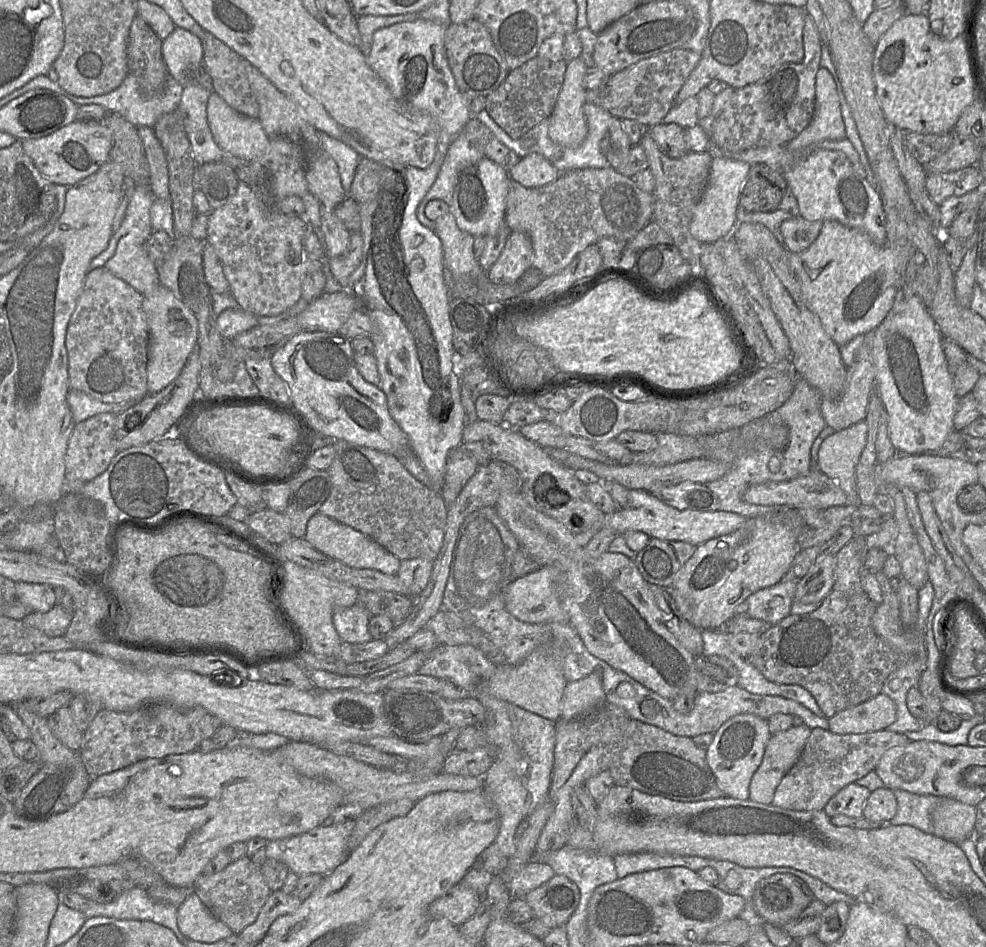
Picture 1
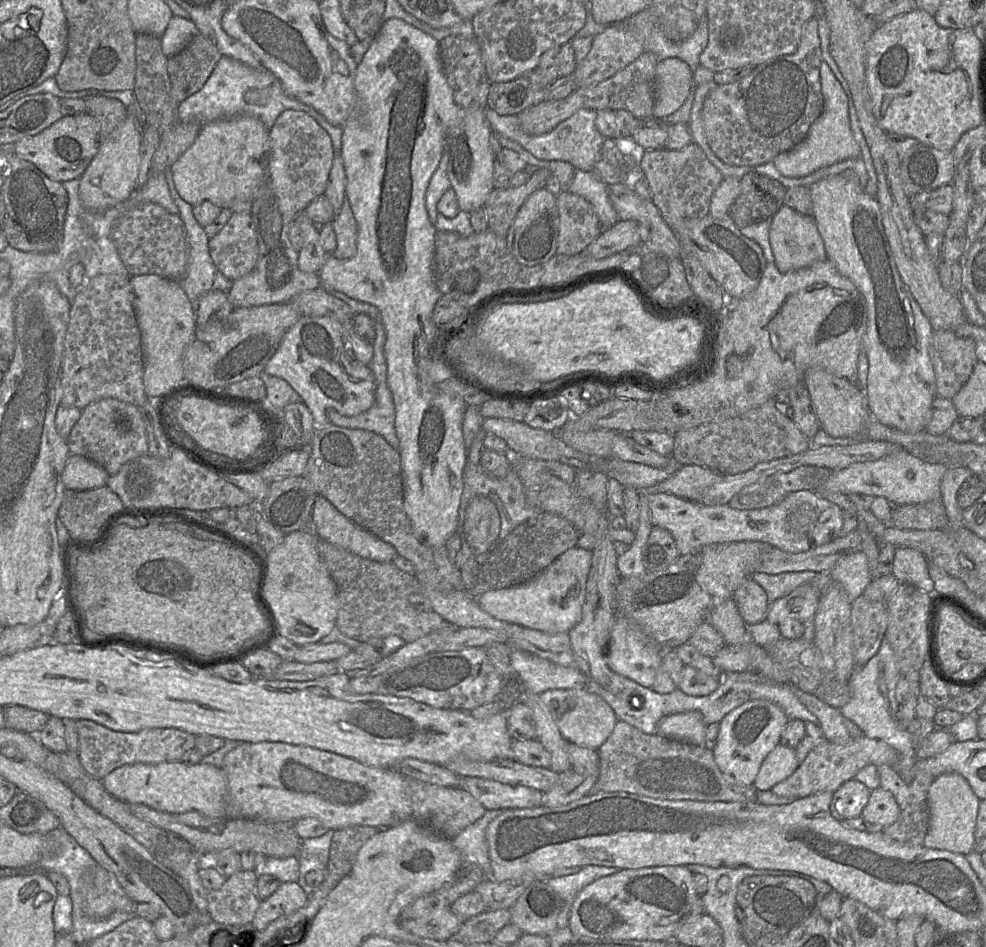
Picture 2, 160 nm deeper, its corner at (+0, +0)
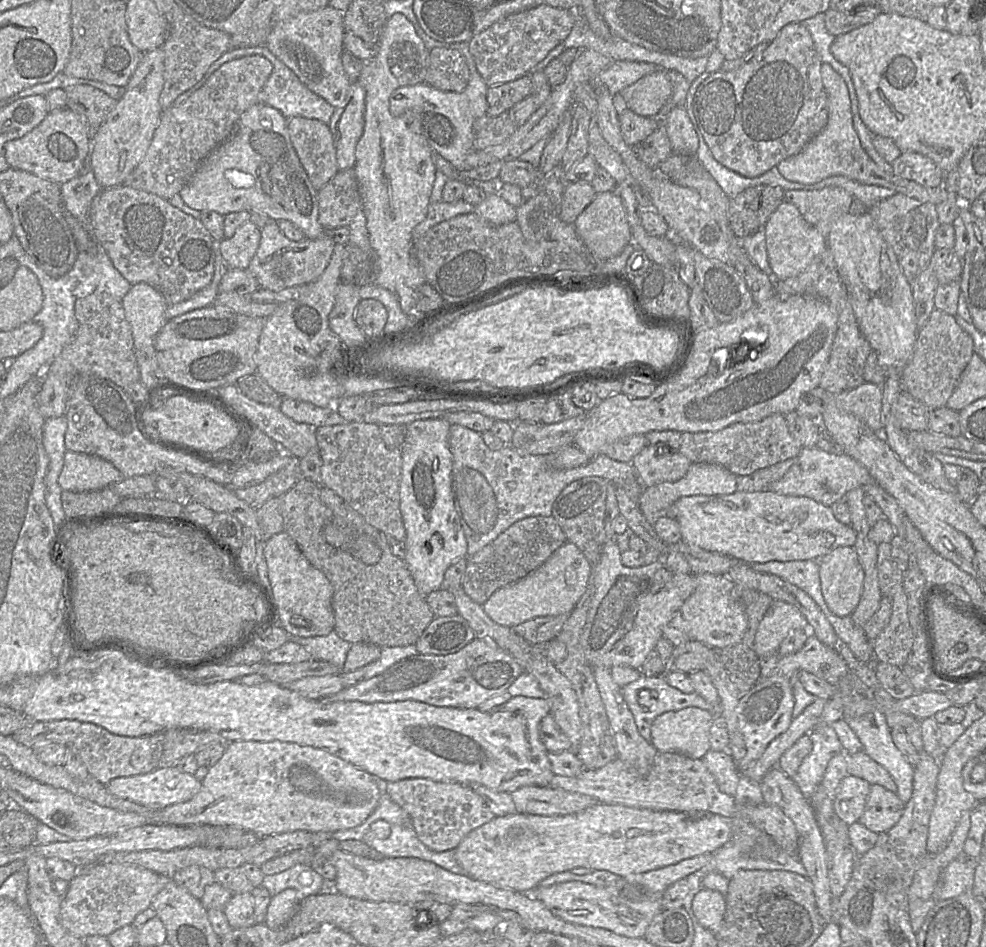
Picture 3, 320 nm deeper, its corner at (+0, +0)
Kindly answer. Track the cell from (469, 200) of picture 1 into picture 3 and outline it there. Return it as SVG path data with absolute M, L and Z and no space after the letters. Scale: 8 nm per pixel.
M478 72L470 73L469 81L462 92L437 89L427 83L397 88L390 96L390 112L401 116L407 111L416 112L421 131L435 153L439 153L452 165L460 164L474 150L475 120L487 114L488 86Z

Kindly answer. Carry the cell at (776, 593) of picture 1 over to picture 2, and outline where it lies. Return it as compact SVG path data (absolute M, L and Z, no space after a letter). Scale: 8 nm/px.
M814 571L785 572L775 575L756 572L752 578L765 590L769 607L771 603L785 597L801 585L809 584L822 592L833 582L829 573Z

